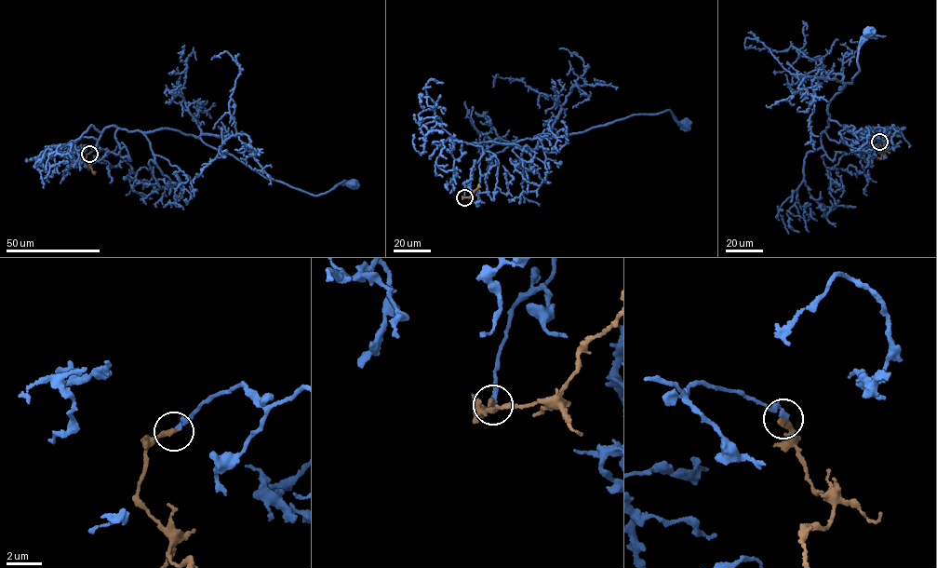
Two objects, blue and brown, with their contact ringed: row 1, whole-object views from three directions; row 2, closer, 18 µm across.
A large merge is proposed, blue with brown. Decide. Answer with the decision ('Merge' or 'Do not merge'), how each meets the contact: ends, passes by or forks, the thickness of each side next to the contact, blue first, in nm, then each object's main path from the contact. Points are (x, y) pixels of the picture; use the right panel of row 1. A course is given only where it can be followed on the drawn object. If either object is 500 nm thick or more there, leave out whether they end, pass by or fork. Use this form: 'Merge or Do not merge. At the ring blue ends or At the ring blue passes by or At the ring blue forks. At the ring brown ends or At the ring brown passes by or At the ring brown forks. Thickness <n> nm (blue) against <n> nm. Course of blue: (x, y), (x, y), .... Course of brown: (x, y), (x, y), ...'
Merge. At the ring blue ends. At the ring brown ends. Thickness 220 nm (blue) against 320 nm. Course of blue: (879, 142), (864, 138), (848, 145), (825, 131), (829, 103), (846, 85), (839, 87), (852, 83), (869, 32). Course of brown: (879, 142), (884, 153), (881, 158), (878, 157)

